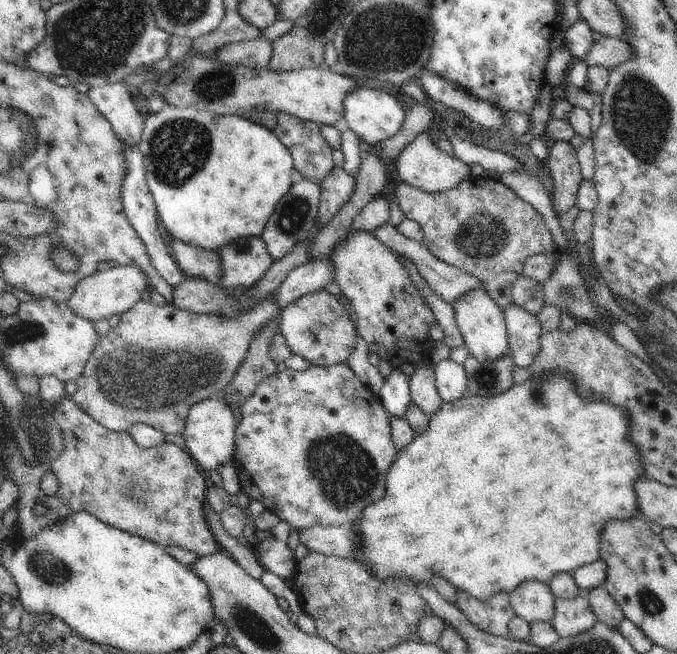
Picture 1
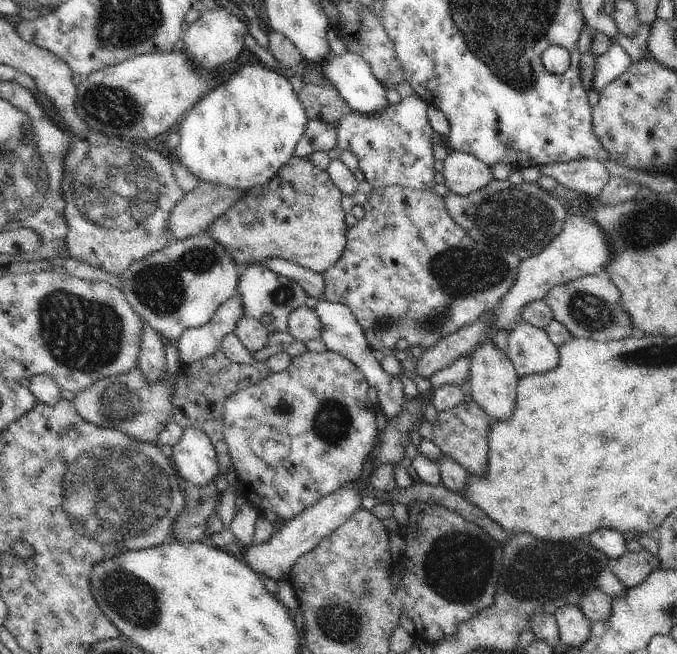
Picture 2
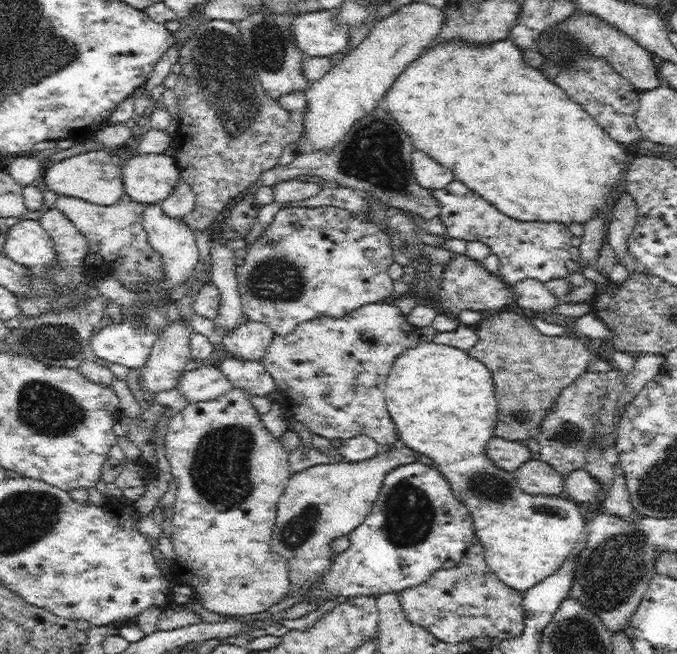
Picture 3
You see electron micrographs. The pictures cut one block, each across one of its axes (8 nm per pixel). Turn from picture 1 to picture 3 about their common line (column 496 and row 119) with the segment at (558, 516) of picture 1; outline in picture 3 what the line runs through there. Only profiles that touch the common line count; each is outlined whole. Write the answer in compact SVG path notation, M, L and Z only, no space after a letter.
M510 38L492 42L486 46L465 44L460 40L438 44L430 50L426 50L410 66L406 67L404 72L401 72L387 91L383 102L387 111L410 135L415 150L423 151L438 164L451 169L456 180L462 181L470 190L492 203L502 214L520 221L560 222L566 226L569 223L584 224L605 208L609 190L623 180L624 172L628 168L631 158L626 154L622 143L616 142L600 126L597 119L590 116L578 103L572 102L560 86L550 82L540 70L528 68L528 64L524 64L523 52L524 50L514 44Z

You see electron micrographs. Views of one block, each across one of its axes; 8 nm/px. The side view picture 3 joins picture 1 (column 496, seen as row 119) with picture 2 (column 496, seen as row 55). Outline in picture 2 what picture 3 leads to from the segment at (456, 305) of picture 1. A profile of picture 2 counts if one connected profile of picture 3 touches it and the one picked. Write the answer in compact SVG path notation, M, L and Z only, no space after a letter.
M484 340L471 356L471 374L469 384L471 385L470 394L473 401L484 410L488 417L494 421L506 421L512 417L517 400L517 385L519 377L512 362L504 351L500 351L494 340Z

